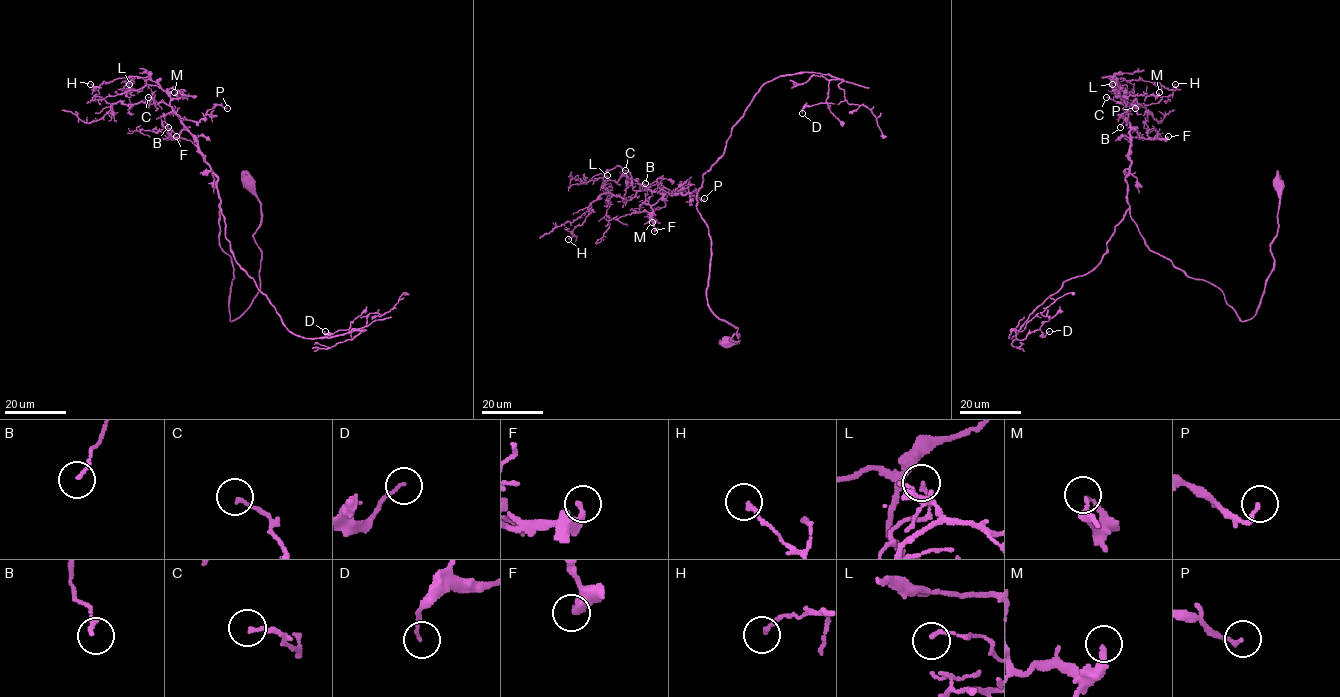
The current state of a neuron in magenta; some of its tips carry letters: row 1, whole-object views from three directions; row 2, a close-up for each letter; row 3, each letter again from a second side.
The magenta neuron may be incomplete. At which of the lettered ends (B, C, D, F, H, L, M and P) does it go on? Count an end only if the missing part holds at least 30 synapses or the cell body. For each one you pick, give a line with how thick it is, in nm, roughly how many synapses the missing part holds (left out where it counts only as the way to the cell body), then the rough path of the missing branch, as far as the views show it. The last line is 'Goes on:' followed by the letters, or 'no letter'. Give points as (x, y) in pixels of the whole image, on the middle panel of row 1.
Goes on: no letter

